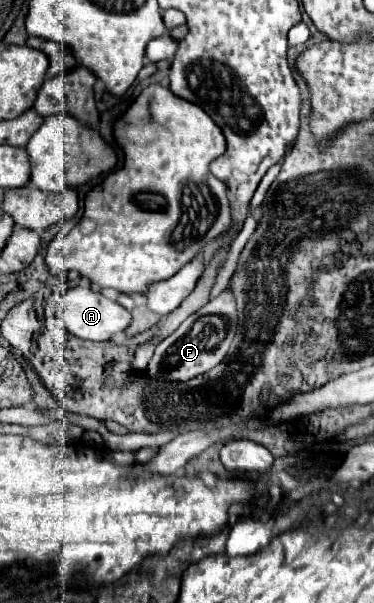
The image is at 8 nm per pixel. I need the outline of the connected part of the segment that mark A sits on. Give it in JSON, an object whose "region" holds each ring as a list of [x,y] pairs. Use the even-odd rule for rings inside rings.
{"region":[[[75,287],[65,293],[63,319],[67,325],[67,333],[71,333],[79,339],[89,339],[89,341],[109,341],[115,333],[125,331],[131,325],[131,313],[125,307],[103,297],[101,293],[95,293],[91,289],[83,289],[83,287]]]}

